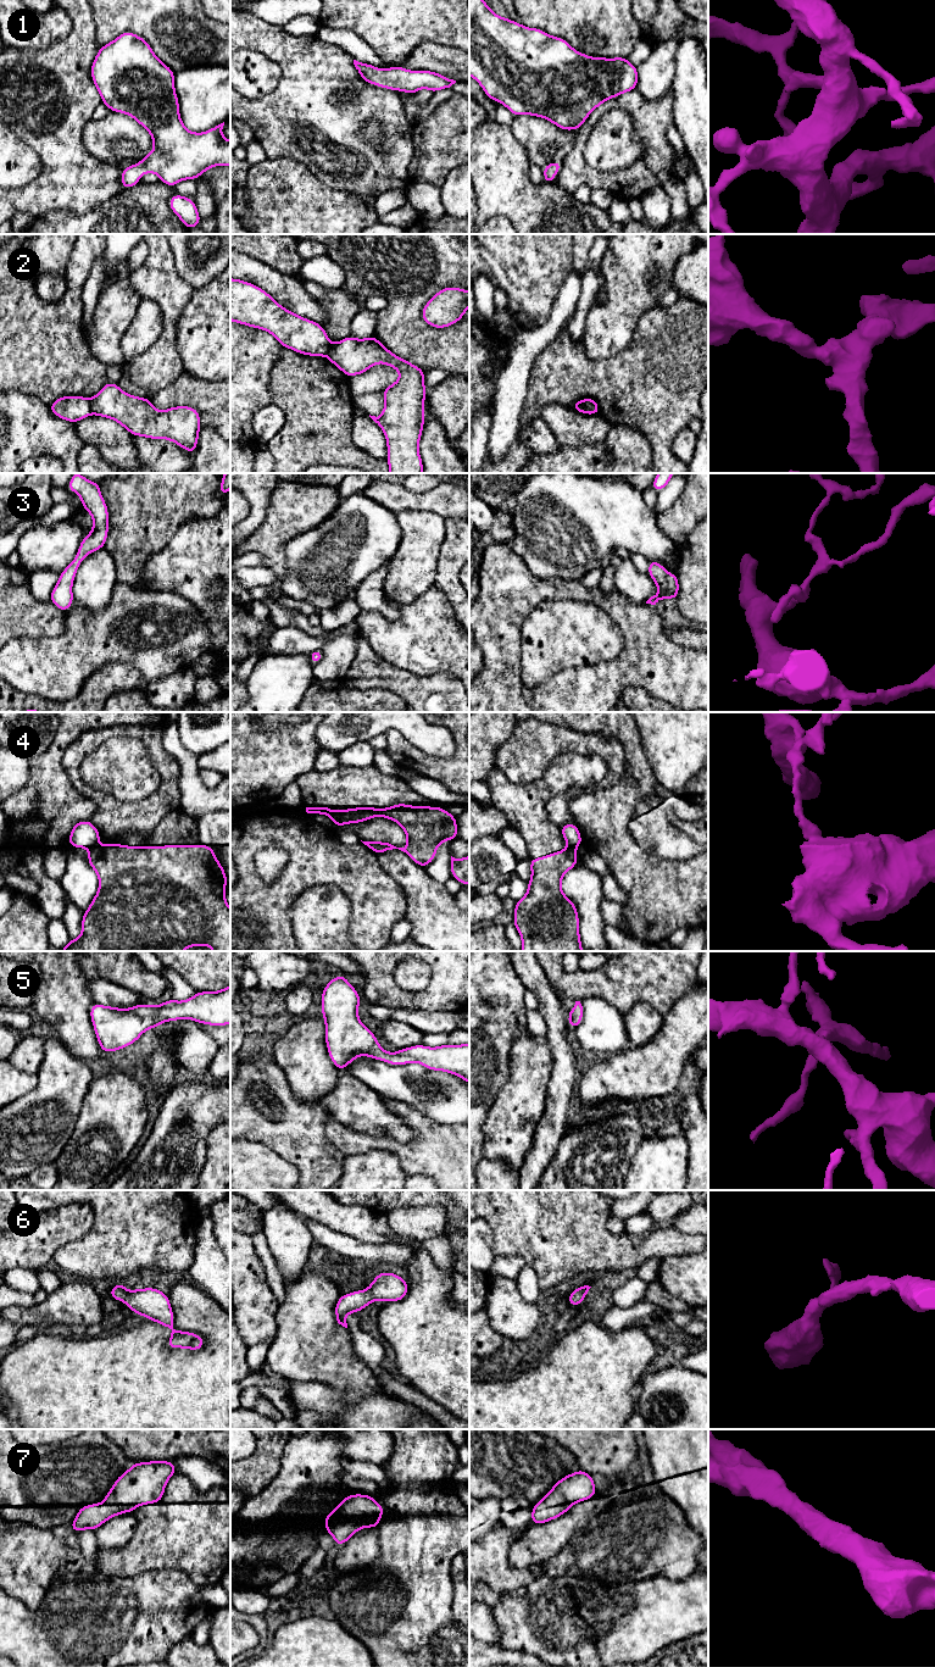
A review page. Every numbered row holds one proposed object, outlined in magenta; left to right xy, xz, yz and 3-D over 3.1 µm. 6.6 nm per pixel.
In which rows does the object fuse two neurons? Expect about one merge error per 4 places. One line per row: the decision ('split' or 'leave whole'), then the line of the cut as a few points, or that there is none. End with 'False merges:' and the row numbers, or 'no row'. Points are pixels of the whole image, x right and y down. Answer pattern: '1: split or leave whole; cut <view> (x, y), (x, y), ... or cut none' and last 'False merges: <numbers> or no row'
1: leave whole; cut none
2: split; cut xy (88, 399), (92, 412)
3: leave whole; cut none
4: split; cut xz (323, 807), (330, 816)
5: leave whole; cut none
6: leave whole; cut none
7: leave whole; cut none
False merges: 2, 4

